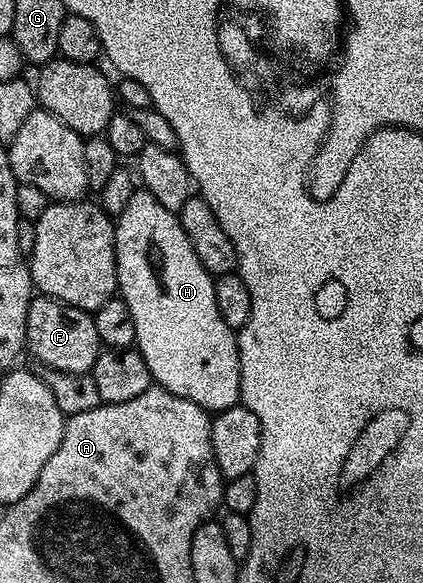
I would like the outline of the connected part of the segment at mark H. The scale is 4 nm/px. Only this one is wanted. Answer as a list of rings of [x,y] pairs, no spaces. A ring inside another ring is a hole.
[[[137,187],[134,188],[126,209],[115,219],[113,238],[115,239],[115,255],[117,256],[117,288],[120,297],[131,310],[131,319],[135,319],[135,335],[137,336],[135,348],[147,363],[147,371],[153,377],[154,382],[160,388],[171,391],[171,395],[191,399],[191,403],[208,409],[213,415],[238,404],[241,400],[241,372],[239,371],[237,333],[231,327],[227,327],[227,323],[223,323],[223,315],[219,315],[219,303],[215,303],[215,287],[213,286],[215,278],[203,267],[203,263],[199,263],[199,255],[195,255],[195,247],[191,247],[191,239],[187,239],[187,235],[183,231],[180,216],[167,207],[163,207],[163,203],[159,203],[159,199],[155,199],[155,195],[148,193],[144,187]]]

